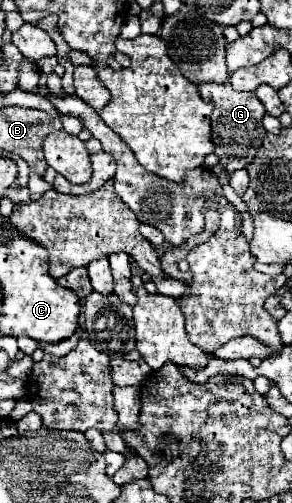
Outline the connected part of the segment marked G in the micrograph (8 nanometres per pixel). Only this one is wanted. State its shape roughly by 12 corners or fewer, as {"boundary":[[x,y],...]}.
{"boundary":[[204,83],[212,143],[228,175],[256,157],[264,105],[230,83]]}

